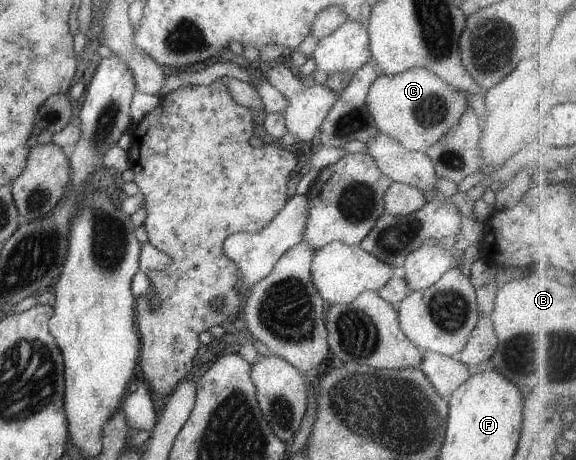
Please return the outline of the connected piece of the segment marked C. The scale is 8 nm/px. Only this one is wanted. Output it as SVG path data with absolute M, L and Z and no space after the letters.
M410 68L391 76L378 73L376 79L368 86L365 104L378 133L395 139L404 149L424 153L425 149L438 141L451 125L458 123L459 117L466 109L467 101L462 91L448 85L430 70Z

